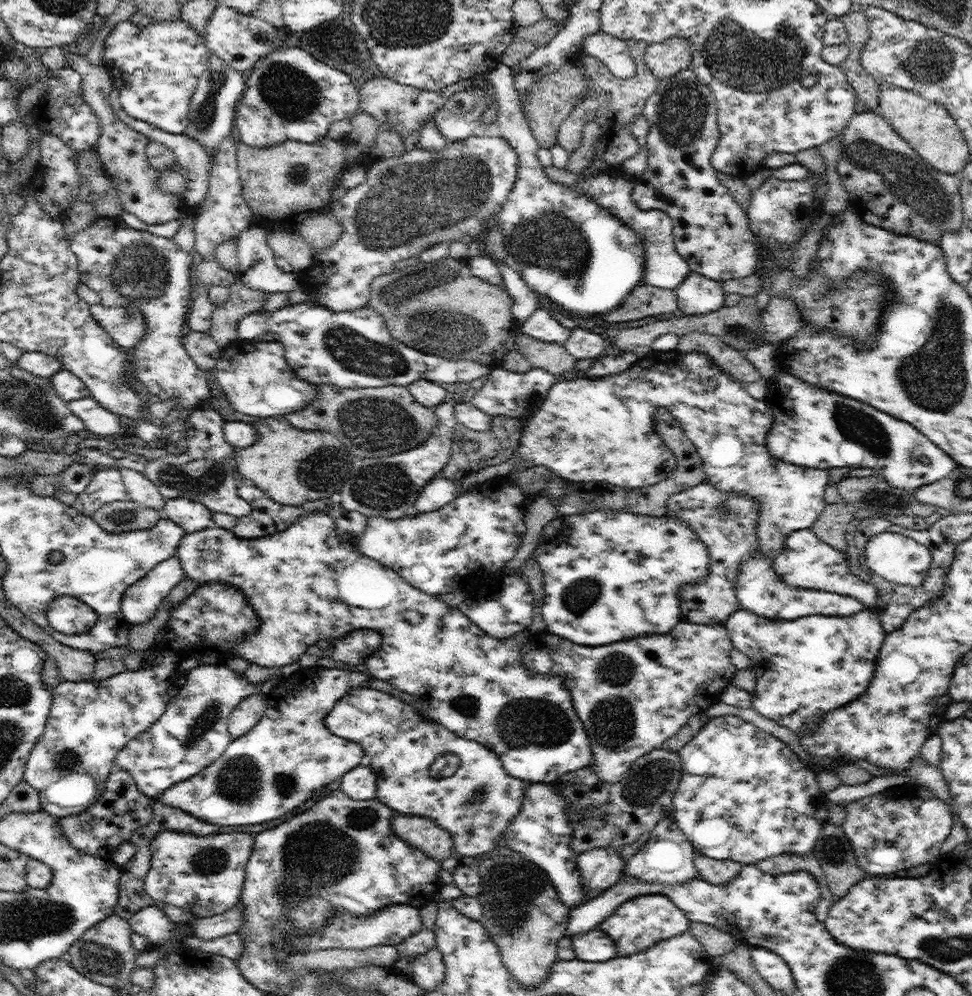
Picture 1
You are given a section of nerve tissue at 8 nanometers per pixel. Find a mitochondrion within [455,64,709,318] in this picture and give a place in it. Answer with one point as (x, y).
(552, 242)

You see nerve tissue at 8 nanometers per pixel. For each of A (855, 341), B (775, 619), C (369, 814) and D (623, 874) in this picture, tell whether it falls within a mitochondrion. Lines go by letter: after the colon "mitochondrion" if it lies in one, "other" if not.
A: other
B: other
C: mitochondrion
D: other

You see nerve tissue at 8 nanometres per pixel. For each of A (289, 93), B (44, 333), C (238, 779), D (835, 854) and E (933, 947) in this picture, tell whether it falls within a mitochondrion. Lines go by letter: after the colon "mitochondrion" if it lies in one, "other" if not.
A: mitochondrion
B: other
C: mitochondrion
D: mitochondrion
E: mitochondrion

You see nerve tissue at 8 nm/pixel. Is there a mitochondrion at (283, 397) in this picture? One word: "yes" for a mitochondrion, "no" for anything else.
no

